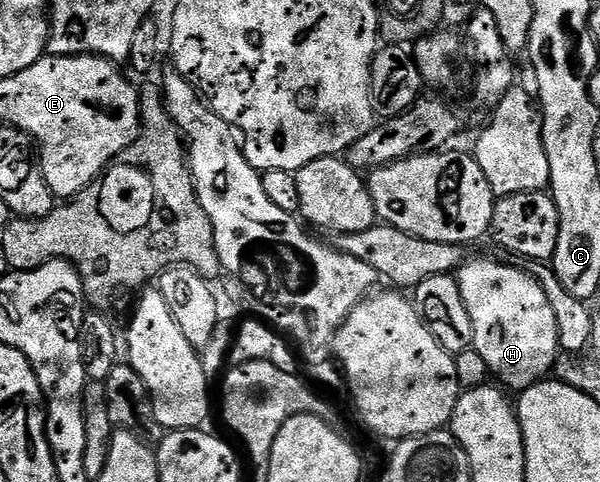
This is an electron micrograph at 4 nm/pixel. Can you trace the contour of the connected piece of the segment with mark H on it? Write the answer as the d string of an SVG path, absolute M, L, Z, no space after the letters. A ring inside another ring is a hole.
M475 258L461 265L458 279L462 290L462 302L466 302L466 310L470 310L472 342L478 354L482 354L489 373L495 378L497 376L501 385L509 384L510 387L516 388L515 390L532 387L545 379L555 369L562 349L554 309L538 281L525 272L523 267L511 268L510 265L499 264L496 260Z

